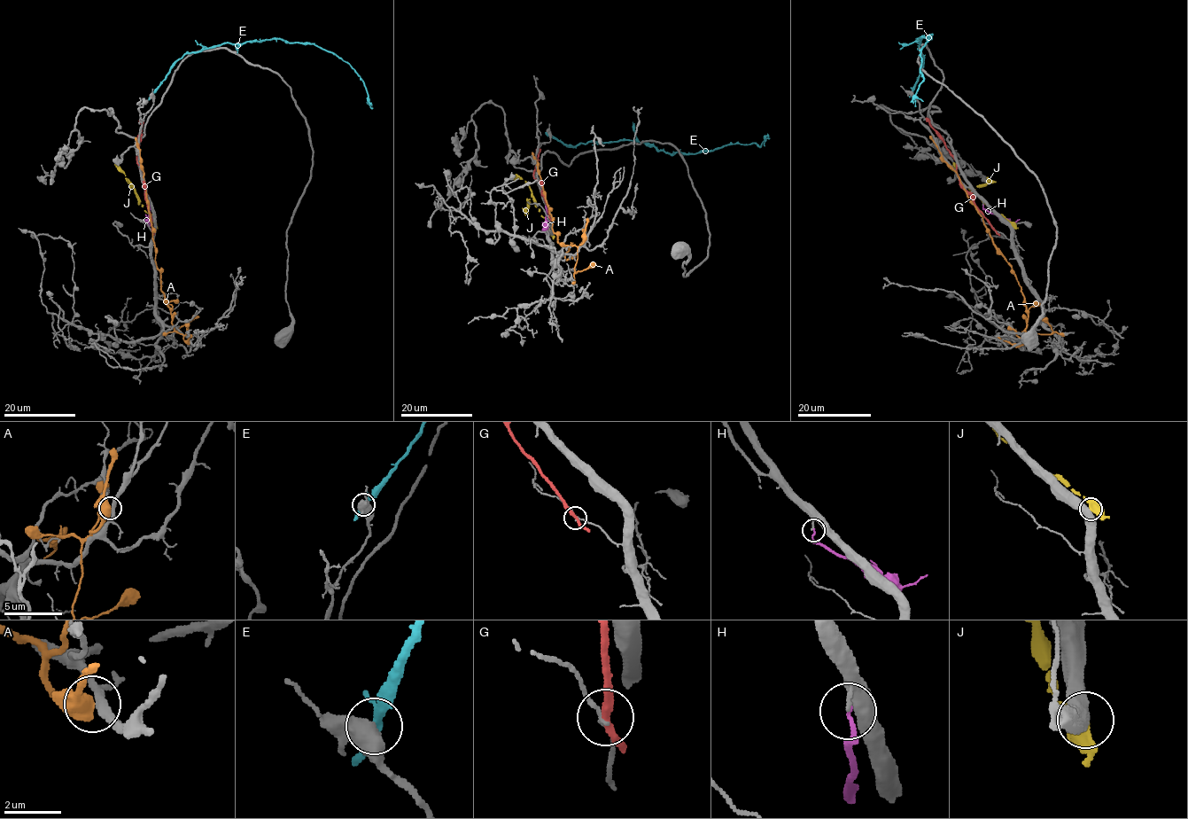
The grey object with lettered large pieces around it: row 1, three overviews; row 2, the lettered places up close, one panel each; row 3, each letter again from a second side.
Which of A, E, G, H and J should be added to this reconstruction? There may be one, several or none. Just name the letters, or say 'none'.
none

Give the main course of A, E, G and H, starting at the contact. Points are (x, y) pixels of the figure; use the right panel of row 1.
A: (1016, 345), (1024, 342), (1028, 326), (1021, 286), (958, 174), (943, 159), (929, 136)
E: (912, 91), (922, 68), (917, 39), (930, 35), (921, 48), (923, 78), (915, 106)
G: (995, 230), (974, 204), (974, 198), (963, 187), (954, 157), (926, 117)
H: (983, 205), (984, 208), (1002, 215), (1011, 222), (1019, 219)

